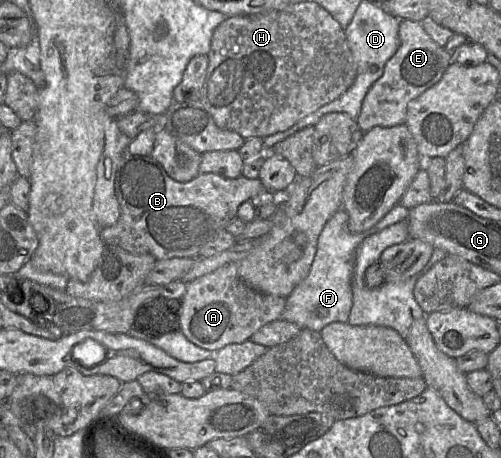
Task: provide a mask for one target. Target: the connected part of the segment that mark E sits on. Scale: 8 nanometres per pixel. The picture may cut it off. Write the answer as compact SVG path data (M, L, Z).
M404 19L399 25L399 47L384 66L382 76L365 95L356 119L363 133L373 127L393 127L405 123L408 103L435 85L452 60L424 30L421 22Z

